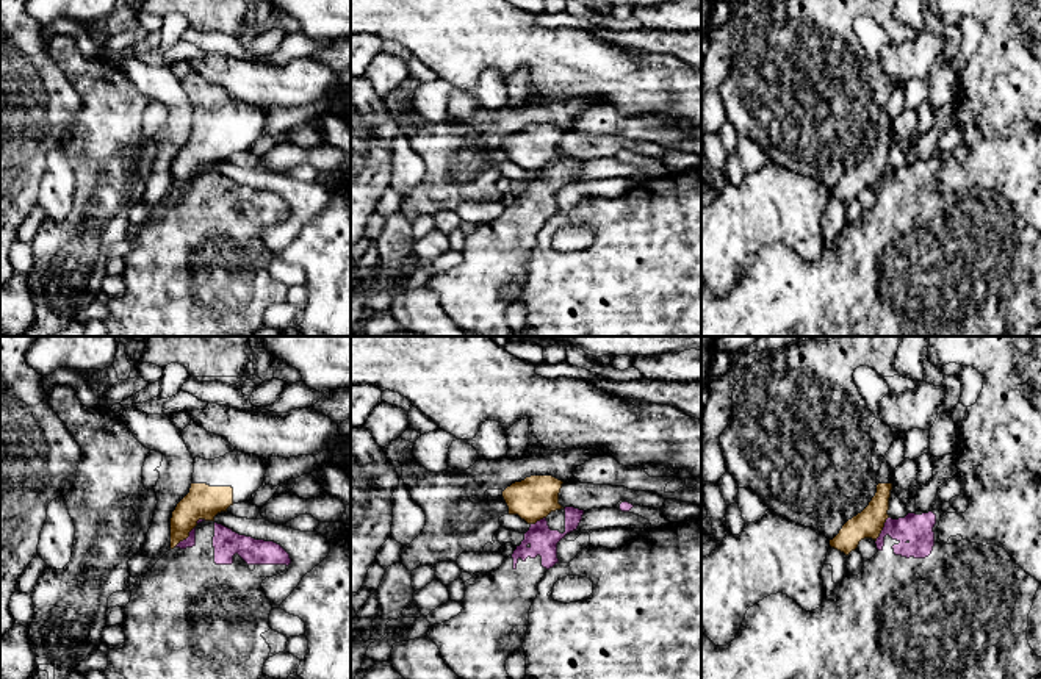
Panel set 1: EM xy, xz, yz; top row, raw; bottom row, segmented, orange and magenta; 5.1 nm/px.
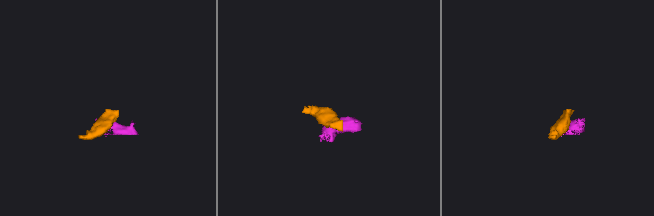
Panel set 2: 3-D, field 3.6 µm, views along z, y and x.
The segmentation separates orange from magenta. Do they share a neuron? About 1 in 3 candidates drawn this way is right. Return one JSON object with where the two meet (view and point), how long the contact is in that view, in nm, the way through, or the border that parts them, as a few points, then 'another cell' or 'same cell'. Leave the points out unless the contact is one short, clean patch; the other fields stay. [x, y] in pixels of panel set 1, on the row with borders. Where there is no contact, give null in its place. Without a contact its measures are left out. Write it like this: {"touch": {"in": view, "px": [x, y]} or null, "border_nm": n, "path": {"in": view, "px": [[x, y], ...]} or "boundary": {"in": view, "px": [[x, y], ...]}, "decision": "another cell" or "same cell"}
{"touch": {"in": "yz", "px": [882, 529]}, "border_nm": 150, "boundary": {"in": "yz", "px": [[888, 517], [875, 542]]}, "decision": "another cell"}

